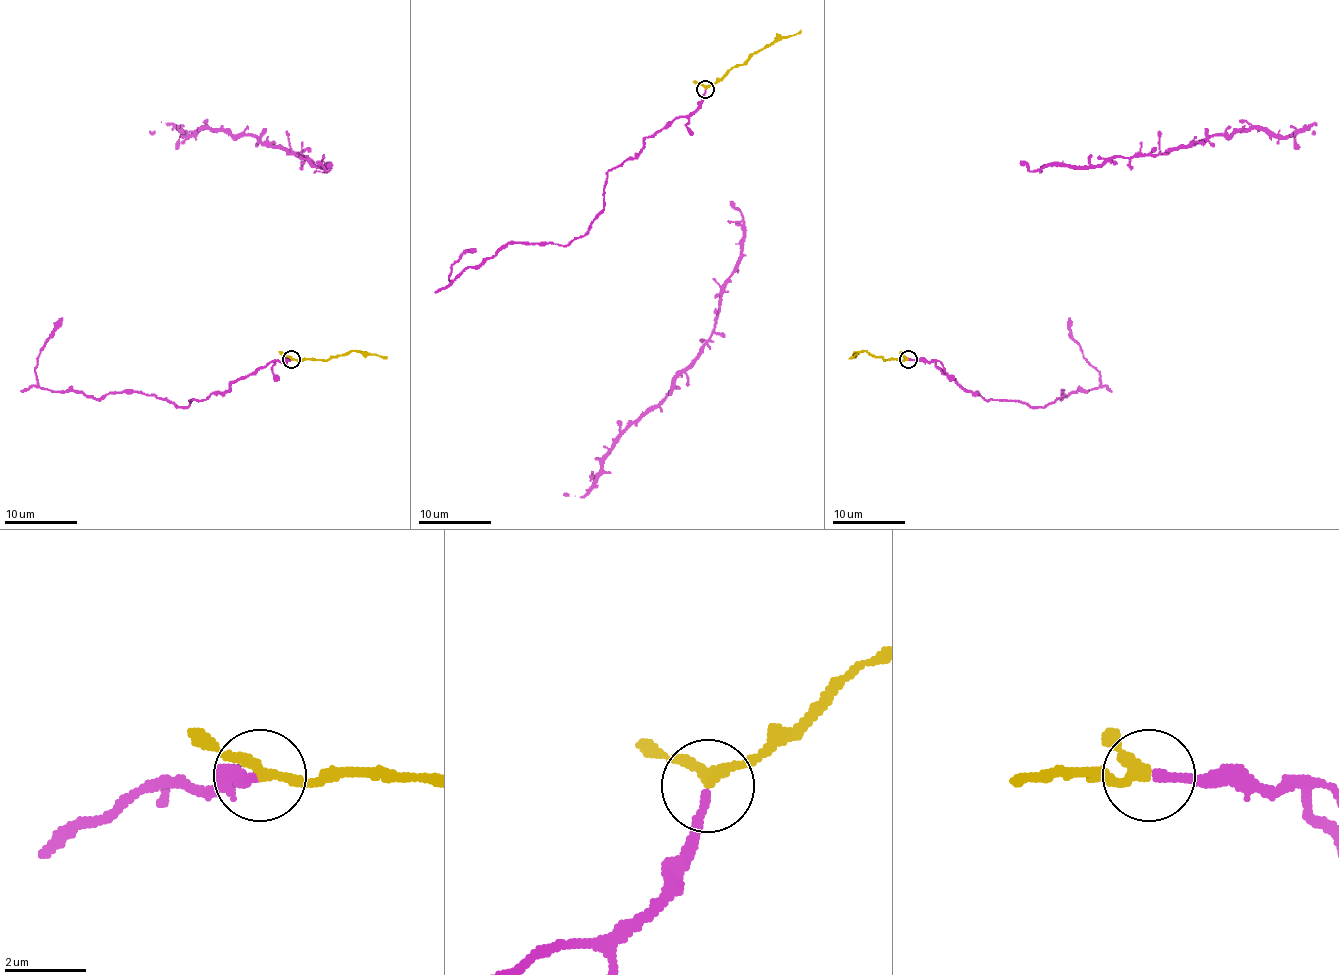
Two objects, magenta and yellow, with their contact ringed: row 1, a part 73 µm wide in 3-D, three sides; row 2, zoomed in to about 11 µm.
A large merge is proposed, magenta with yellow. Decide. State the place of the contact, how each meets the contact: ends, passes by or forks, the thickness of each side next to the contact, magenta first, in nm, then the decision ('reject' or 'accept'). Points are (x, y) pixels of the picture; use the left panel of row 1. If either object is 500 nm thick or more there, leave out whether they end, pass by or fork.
place (291, 359); magenta ends; yellow passes by; calibres 220 and 240 nm; accept

